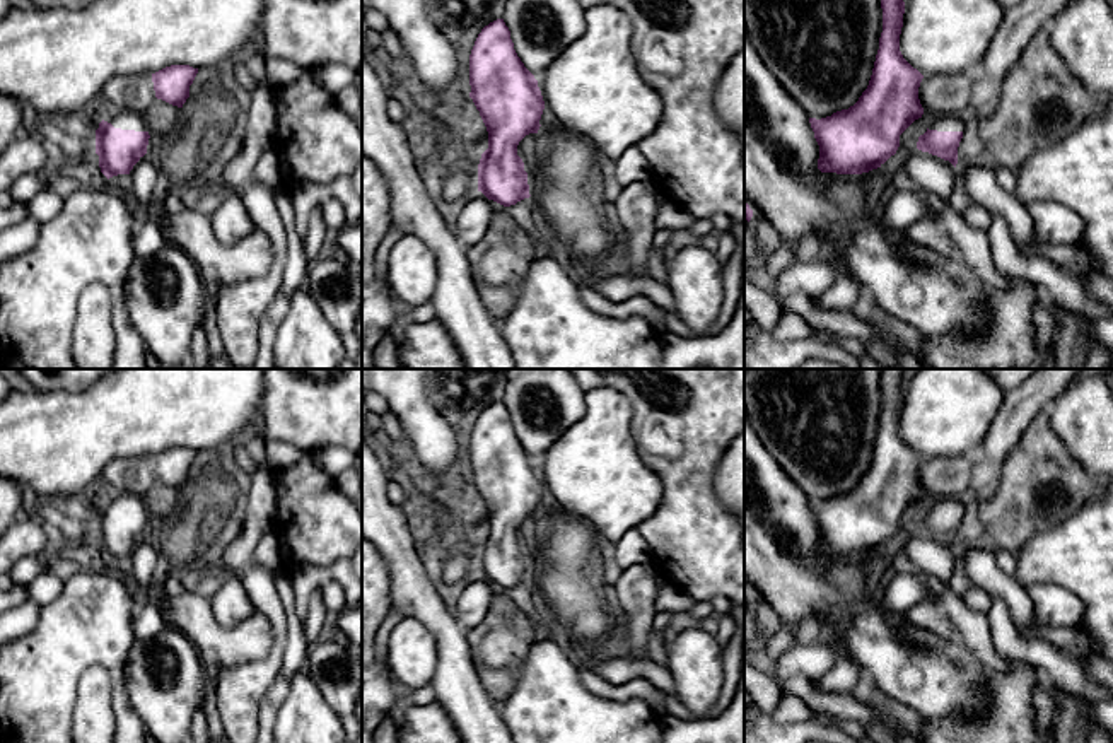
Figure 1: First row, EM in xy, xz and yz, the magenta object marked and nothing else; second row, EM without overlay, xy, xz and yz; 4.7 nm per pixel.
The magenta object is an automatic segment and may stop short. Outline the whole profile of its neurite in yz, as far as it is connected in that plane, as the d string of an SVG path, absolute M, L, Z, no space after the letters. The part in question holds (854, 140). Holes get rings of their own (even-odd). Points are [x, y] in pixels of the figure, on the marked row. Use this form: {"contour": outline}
{"contour": "M881 0L883 32L867 89L848 109L816 120L809 118L819 145L818 169L821 173L862 174L881 167L900 147L900 135L924 114L918 87L924 75L900 51L905 2Z"}

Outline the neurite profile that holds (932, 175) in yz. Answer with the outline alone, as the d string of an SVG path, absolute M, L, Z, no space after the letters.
M917 150L903 161L900 171L906 174L912 186L920 188L939 203L939 220L958 246L958 258L966 261L992 289L1009 289L1014 277L995 268L987 232L971 229L947 203L958 178L956 167L949 161Z

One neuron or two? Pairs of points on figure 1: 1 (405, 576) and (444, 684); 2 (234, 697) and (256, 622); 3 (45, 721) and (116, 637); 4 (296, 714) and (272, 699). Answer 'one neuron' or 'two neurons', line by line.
1: one neuron
2: two neurons
3: one neuron
4: two neurons

